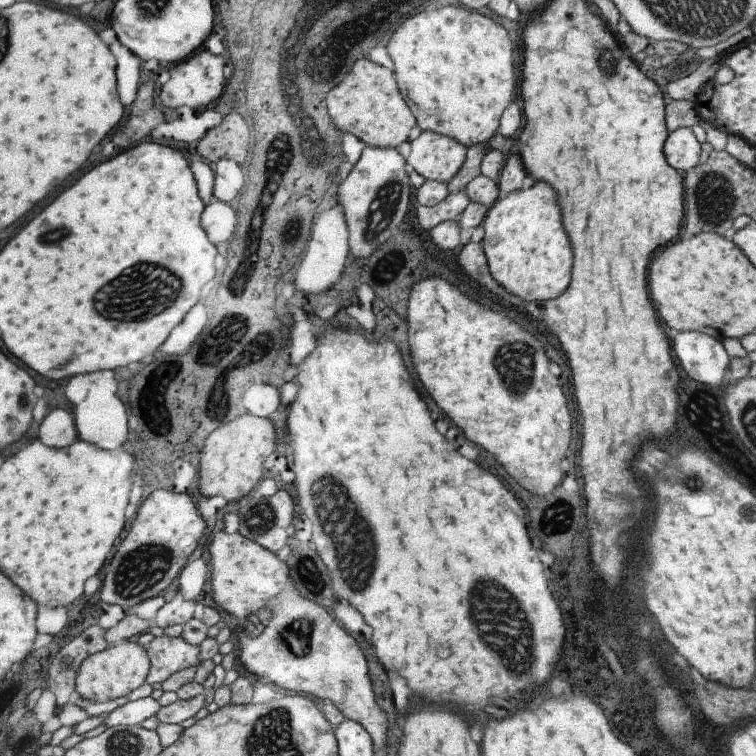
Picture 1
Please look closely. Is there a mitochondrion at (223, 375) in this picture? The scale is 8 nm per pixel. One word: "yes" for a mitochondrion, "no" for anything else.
no

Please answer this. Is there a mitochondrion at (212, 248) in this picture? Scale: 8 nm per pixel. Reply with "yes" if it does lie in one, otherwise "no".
no

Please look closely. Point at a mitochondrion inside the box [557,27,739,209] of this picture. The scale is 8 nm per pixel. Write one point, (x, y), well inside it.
(610, 68)

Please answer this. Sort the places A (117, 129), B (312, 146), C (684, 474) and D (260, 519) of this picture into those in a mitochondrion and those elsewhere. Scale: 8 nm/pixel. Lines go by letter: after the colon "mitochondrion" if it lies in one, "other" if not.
A: other
B: mitochondrion
C: mitochondrion
D: mitochondrion

